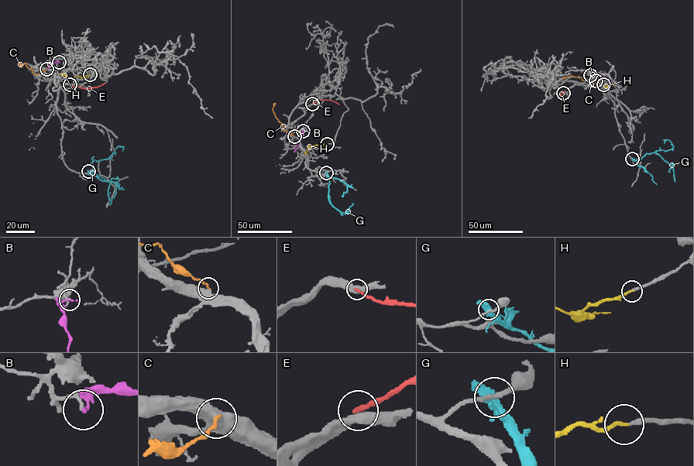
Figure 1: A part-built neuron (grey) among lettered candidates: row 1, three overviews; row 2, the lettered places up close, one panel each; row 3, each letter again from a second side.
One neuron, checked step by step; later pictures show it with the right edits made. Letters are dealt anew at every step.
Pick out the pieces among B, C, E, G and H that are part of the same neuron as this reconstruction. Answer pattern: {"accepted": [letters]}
{"accepted": ["H"]}

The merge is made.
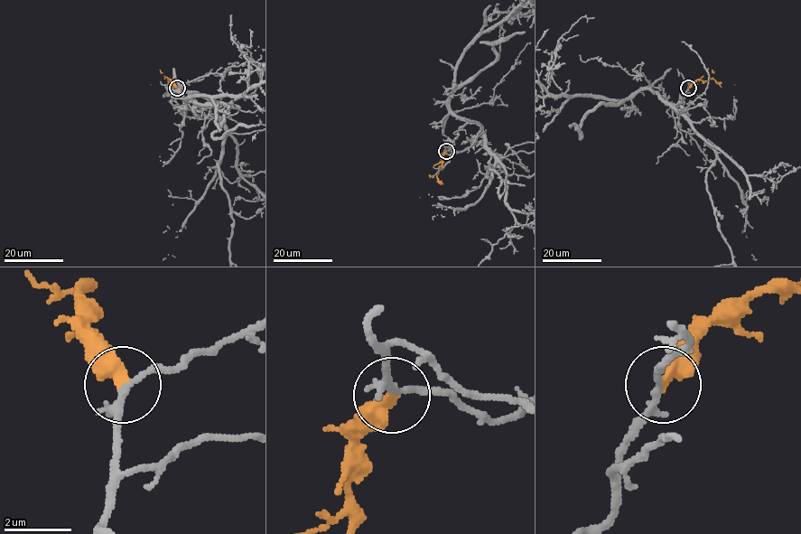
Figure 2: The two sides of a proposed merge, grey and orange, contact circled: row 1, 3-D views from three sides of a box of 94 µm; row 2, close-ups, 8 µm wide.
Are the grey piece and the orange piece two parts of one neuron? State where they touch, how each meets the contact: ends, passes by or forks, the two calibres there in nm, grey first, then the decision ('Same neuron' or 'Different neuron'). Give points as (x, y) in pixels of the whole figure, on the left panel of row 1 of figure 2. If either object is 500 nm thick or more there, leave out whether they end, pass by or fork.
Place: (177, 88). At the ring grey passes by. At the ring orange ends. Thickness 200 nm (grey) against 440 nm. Same neuron

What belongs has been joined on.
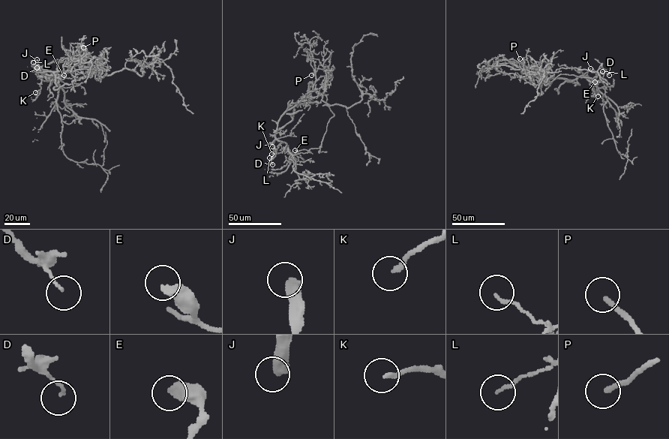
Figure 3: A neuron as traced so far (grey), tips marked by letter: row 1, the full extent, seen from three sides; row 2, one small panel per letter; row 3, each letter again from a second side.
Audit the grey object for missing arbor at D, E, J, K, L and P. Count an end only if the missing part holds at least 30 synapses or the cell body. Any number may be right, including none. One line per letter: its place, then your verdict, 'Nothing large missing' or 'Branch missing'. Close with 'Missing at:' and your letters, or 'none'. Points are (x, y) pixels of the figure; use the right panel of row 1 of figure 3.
D: Place: (609, 75). Nothing large missing
E: Place: (595, 82). Nothing large missing
J: Place: (590, 68). Branch missing
K: Place: (598, 96). Branch missing
L: Place: (602, 71). Nothing large missing
P: Place: (520, 58). Branch missing
Missing at: J, K, P

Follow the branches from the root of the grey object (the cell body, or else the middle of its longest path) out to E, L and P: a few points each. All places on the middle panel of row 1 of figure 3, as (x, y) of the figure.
E: (319, 148), (295, 150)
L: (319, 148), (298, 150), (293, 157), (288, 158), (289, 160), (288, 147), (281, 142), (269, 157)
P: (319, 148), (334, 114), (322, 100), (310, 102), (307, 96), (315, 80), (315, 74), (311, 75)

